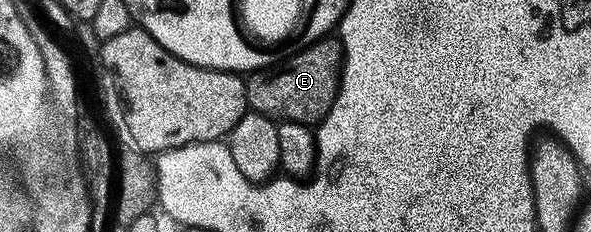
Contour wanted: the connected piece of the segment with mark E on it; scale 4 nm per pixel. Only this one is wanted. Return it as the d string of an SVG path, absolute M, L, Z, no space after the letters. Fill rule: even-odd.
M326 36L309 46L302 46L296 54L290 54L276 66L254 70L245 78L248 109L276 123L298 122L310 128L316 127L317 123L325 119L337 98L341 64L344 61L345 49L336 37Z

